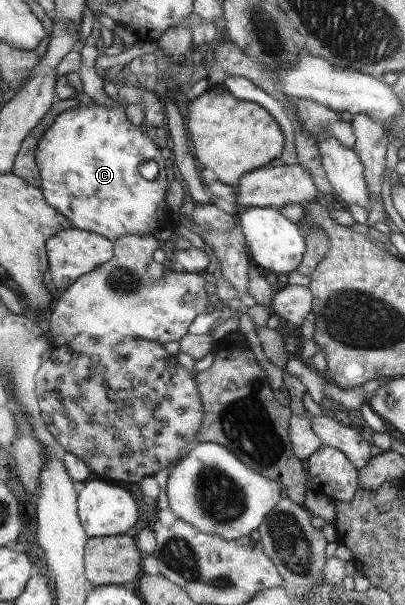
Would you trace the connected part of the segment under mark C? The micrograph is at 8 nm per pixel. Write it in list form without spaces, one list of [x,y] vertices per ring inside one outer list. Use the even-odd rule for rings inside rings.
[[[117,102],[112,108],[102,104],[80,103],[72,110],[66,110],[54,118],[54,122],[40,136],[34,152],[34,165],[40,176],[39,189],[42,198],[72,223],[72,228],[100,234],[113,239],[133,234],[151,235],[152,230],[170,228],[171,218],[166,212],[168,178],[164,170],[164,158],[160,150],[138,126],[134,126],[126,115],[126,107]],[[142,160],[154,160],[158,165],[158,176],[149,182],[138,172]]]

